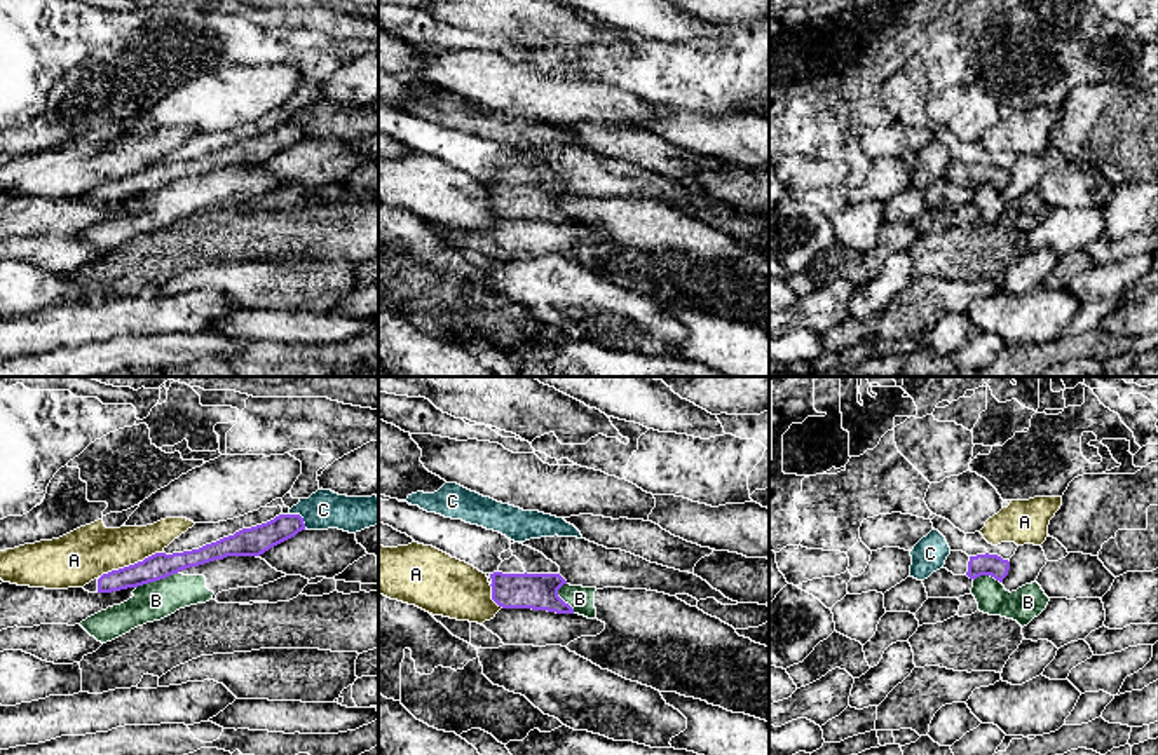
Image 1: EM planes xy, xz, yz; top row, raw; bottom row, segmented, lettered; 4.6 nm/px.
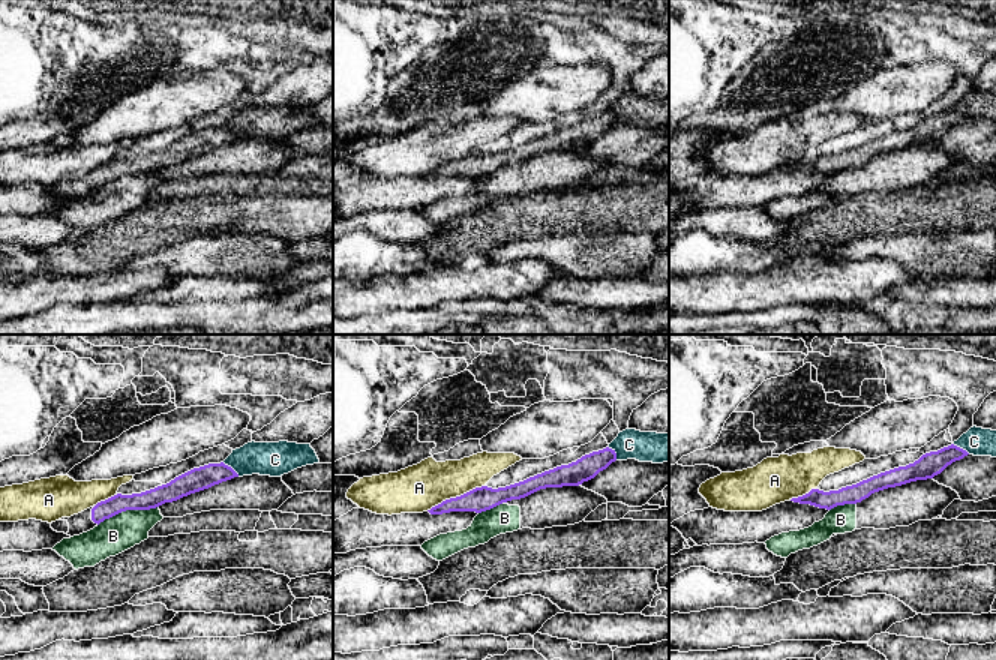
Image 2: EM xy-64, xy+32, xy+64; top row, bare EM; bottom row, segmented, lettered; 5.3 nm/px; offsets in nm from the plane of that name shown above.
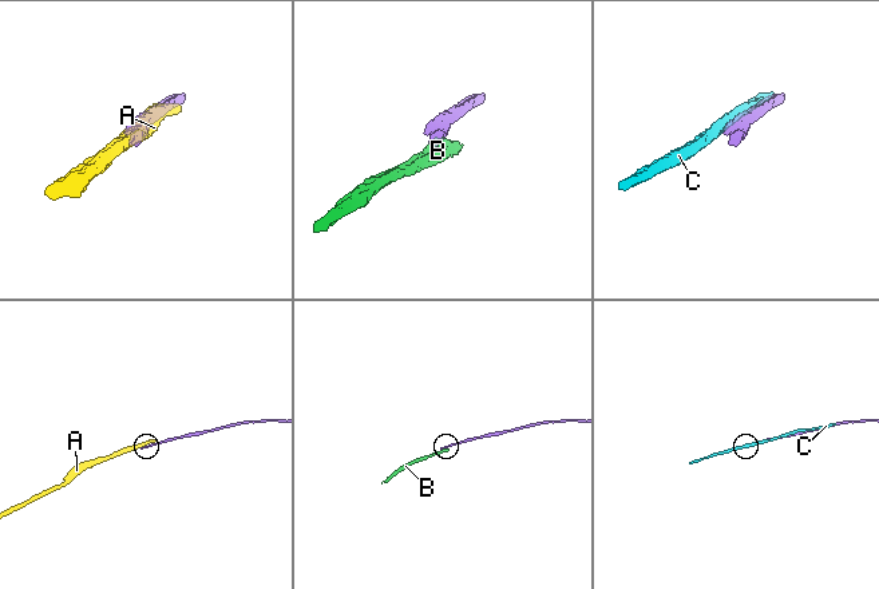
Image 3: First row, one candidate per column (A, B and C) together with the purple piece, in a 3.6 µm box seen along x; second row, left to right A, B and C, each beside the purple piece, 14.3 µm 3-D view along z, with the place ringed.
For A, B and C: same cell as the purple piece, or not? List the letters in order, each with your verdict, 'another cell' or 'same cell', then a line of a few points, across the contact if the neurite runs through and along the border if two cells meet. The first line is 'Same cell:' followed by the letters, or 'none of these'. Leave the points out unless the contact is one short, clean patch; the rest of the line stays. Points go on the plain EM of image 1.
Same cell: none of these
A: another cell | xy (161, 161), (112, 178), (100, 187)
B: another cell | xy (177, 182), (136, 197)
C: another cell

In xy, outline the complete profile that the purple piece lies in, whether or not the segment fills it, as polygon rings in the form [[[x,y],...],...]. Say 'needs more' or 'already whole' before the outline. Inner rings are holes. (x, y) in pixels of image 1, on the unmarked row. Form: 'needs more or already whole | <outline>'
needs more | [[[279,124],[274,129],[235,141],[199,159],[155,162],[134,174],[112,180],[84,195],[89,202],[112,202],[166,188],[180,180],[199,176],[227,166],[260,166],[270,157],[305,139],[300,124]]]

